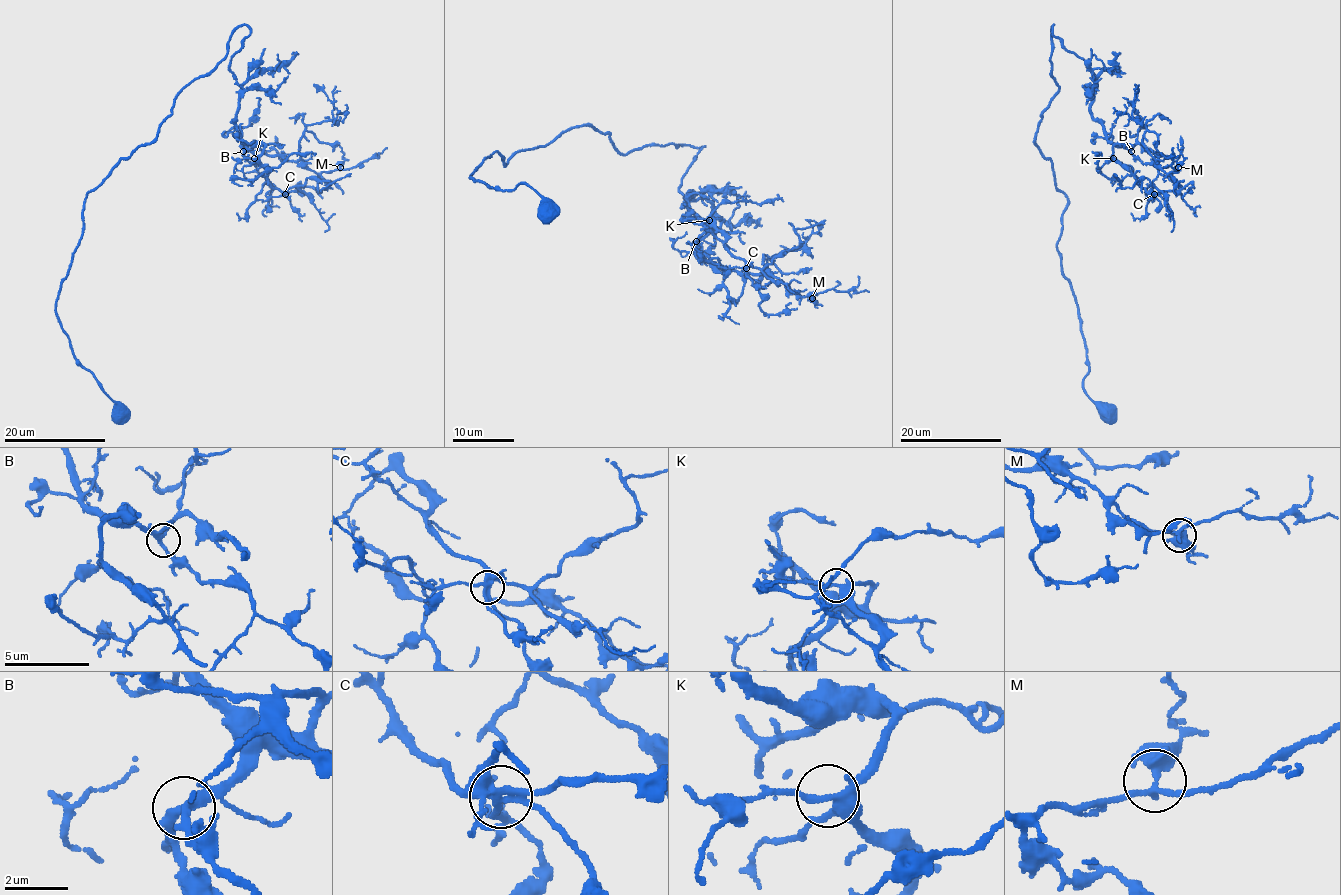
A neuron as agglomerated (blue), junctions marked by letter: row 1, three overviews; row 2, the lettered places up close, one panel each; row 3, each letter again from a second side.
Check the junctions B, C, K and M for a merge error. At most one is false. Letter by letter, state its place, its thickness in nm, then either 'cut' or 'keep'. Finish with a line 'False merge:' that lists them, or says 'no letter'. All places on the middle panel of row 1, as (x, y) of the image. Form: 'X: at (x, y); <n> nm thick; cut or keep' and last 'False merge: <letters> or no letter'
B: at (696, 241); 240 nm thick; keep
C: at (746, 268); 300 nm thick; keep
K: at (709, 220); 280 nm thick; keep
M: at (812, 298); 320 nm thick; keep
False merge: no letter

